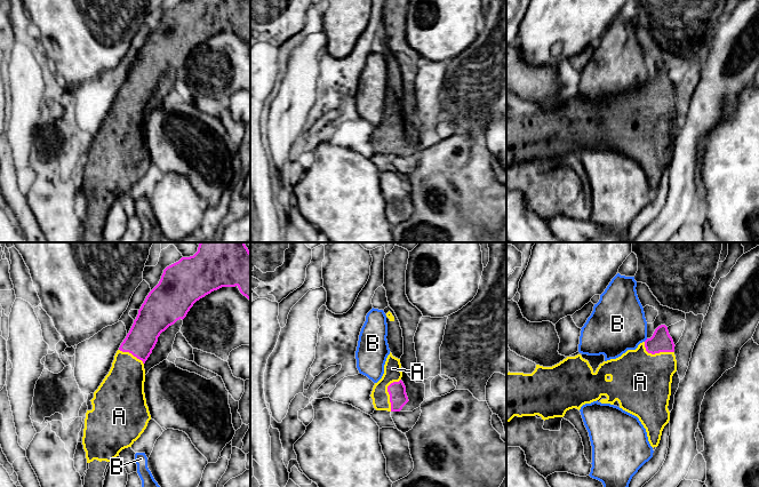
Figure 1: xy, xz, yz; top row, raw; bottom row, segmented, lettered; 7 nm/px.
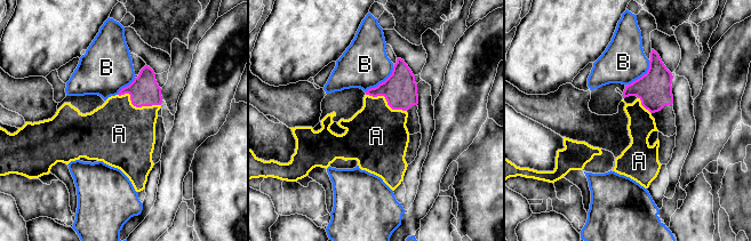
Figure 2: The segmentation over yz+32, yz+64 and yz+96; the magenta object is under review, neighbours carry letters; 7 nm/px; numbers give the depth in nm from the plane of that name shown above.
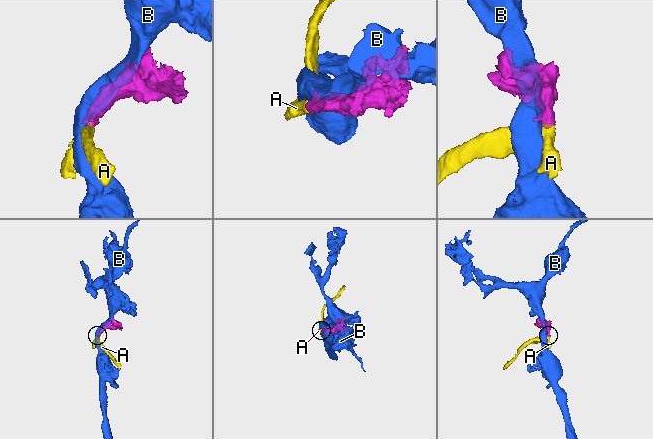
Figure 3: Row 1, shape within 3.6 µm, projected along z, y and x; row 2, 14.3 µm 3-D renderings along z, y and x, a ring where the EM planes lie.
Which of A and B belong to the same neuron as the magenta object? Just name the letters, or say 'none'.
A

